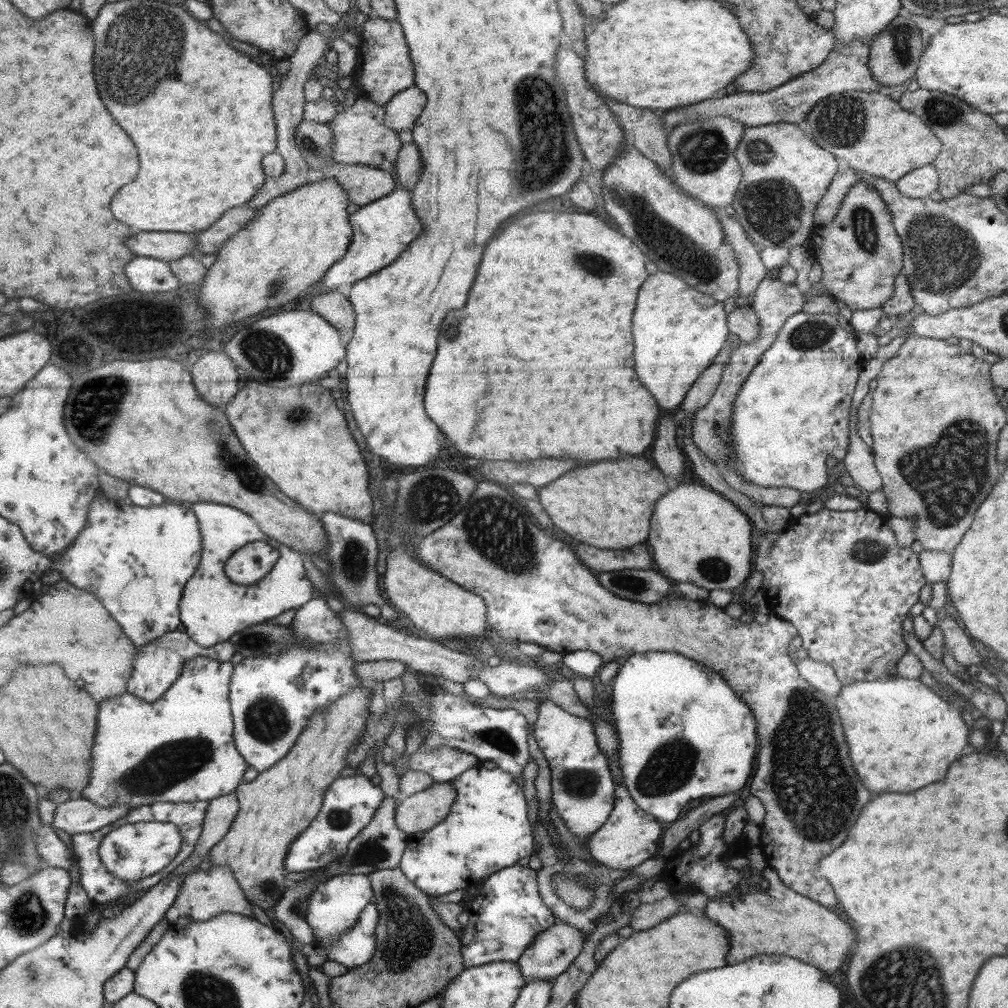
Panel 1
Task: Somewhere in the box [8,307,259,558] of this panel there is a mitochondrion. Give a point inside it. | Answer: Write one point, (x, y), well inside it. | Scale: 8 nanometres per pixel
(84, 412)

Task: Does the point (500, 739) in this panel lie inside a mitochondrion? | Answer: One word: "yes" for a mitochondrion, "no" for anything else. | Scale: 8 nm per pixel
yes

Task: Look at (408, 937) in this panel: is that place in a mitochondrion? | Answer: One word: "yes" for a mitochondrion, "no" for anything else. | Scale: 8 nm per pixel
yes

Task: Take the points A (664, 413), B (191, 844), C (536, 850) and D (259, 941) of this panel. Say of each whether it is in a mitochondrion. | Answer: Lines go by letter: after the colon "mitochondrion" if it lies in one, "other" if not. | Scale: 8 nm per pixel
A: other
B: other
C: other
D: other

